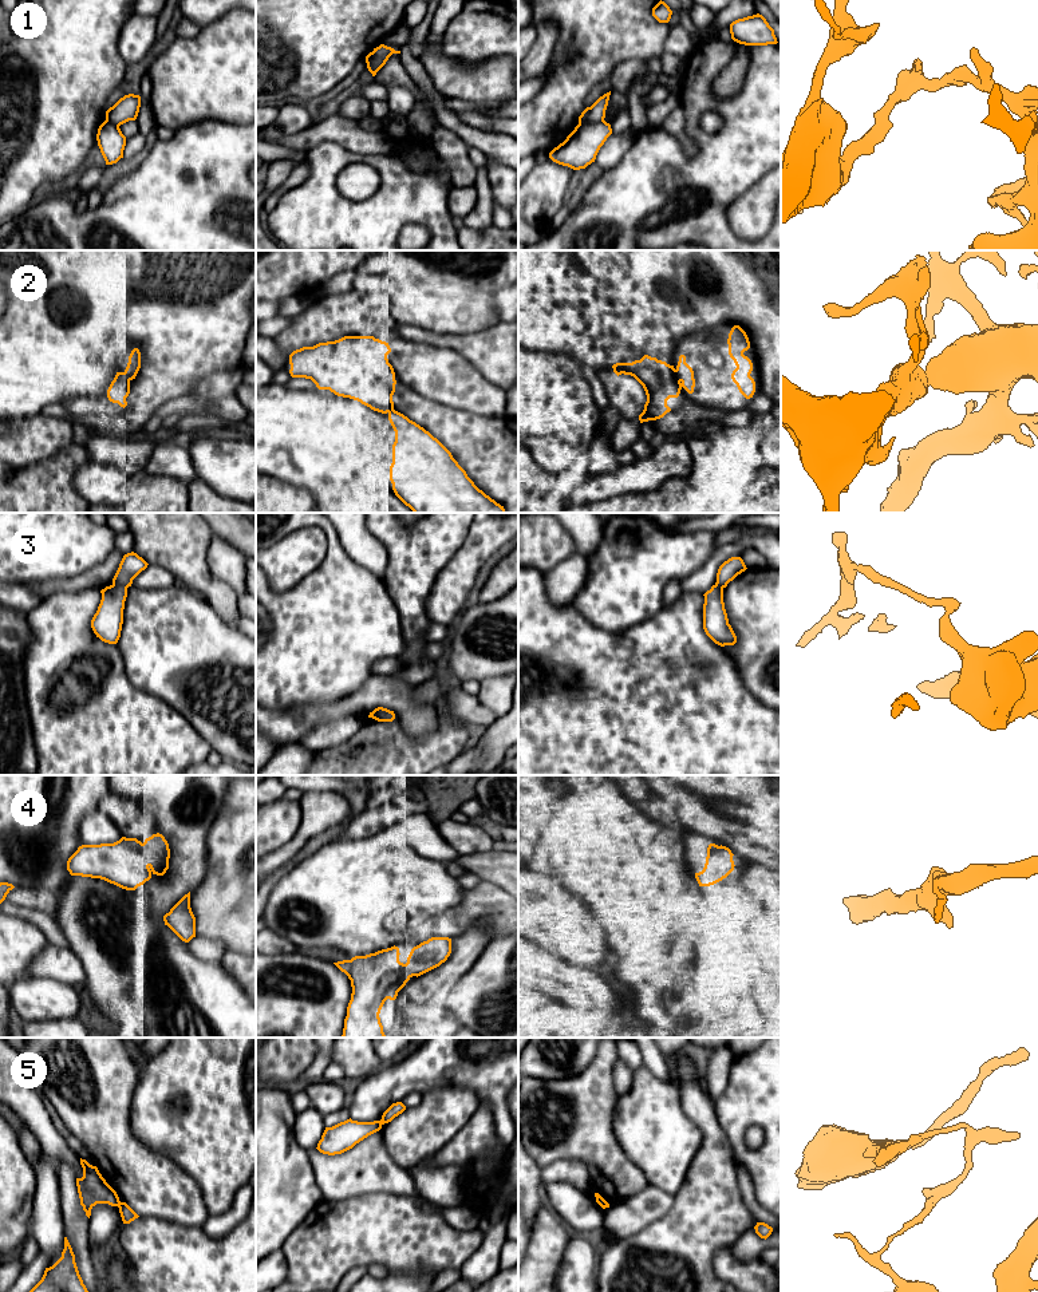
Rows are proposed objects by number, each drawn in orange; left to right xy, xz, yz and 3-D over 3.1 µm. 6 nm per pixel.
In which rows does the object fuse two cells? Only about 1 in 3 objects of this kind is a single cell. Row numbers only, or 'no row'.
1, 3, 5

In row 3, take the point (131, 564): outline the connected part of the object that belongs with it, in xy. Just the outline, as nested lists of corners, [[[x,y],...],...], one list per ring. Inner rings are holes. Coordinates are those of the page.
[[[134,552],[125,554],[113,578],[113,585],[131,586],[133,580],[145,570],[147,565],[149,564]]]

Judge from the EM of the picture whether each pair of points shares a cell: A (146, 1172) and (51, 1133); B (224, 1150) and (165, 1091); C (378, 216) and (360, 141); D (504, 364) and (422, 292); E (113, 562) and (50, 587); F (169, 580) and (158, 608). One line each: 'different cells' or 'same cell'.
A: different cells
B: same cell
C: different cells
D: different cells
E: same cell
F: different cells

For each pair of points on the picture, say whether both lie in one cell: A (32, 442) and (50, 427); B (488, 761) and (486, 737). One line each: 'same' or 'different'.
A: same
B: same

